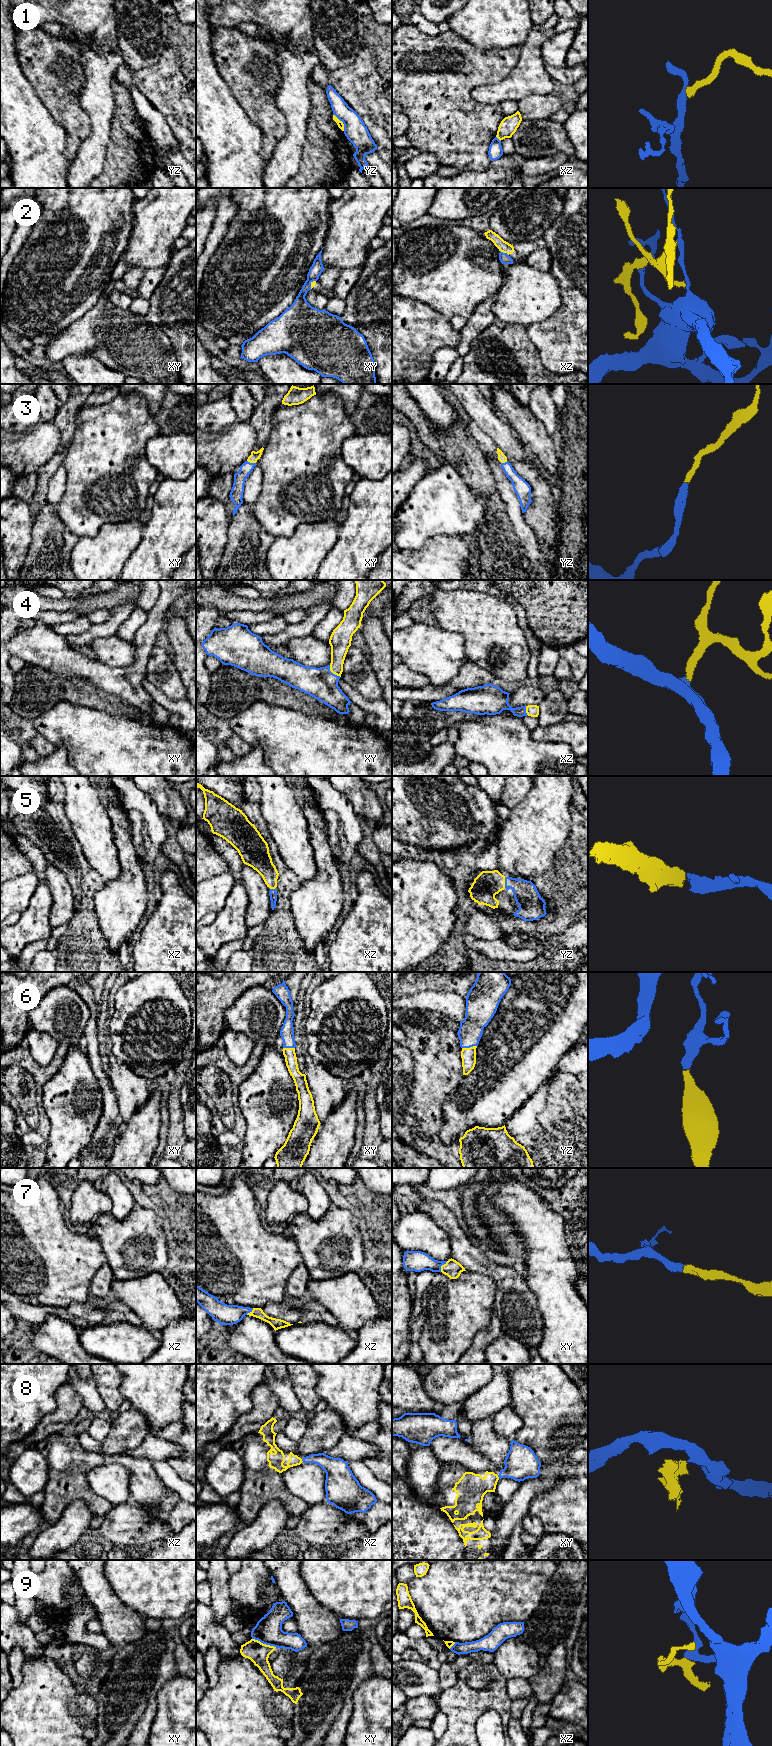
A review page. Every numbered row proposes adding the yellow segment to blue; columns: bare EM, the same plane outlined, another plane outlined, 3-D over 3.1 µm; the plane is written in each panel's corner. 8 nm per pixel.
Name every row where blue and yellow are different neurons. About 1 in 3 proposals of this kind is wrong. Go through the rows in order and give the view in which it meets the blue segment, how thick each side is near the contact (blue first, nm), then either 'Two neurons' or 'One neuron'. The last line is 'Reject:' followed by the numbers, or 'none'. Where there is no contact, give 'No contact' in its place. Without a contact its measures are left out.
1: Touches blue in yz. Thickness 180 nm (blue) against 50 nm. Two neurons
2: Touches blue in xz. Thickness 90 nm (blue) against 90 nm. Two neurons
3: Touches blue in xy. Thickness 100 nm (blue) against 70 nm. One neuron
4: Touches blue in xy. Thickness 260 nm (blue) against 160 nm. One neuron
5: Touches blue in yz. Thickness 200 nm (blue) against 220 nm. One neuron
6: Touches blue in yz. Thickness 200 nm (blue) against 120 nm. One neuron
7: Touches blue in xy. Thickness 170 nm (blue) against 140 nm. One neuron
8: Touches blue in xz. Thickness 140 nm (blue) against 120 nm. Two neurons
9: Touches blue in xy. Thickness 220 nm (blue) against 170 nm. Two neurons
Reject: 1, 2, 8, 9

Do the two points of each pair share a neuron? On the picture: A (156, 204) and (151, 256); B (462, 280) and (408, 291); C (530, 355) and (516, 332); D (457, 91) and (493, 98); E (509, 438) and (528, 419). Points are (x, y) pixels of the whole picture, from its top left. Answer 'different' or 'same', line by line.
A: same
B: same
C: same
D: different
E: different

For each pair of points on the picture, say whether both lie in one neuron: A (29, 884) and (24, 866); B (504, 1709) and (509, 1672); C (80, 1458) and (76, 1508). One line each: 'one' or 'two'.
A: two
B: two
C: two

